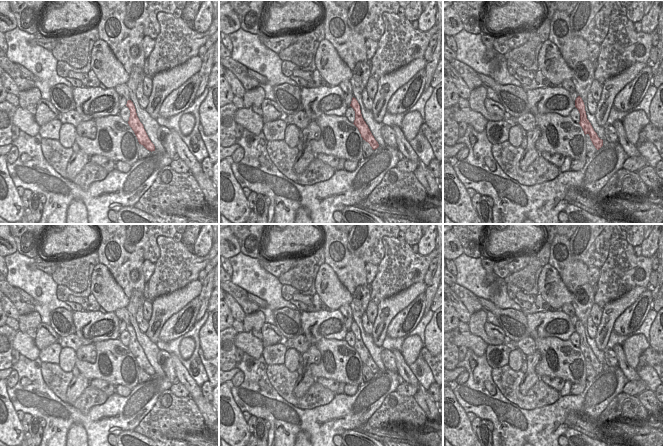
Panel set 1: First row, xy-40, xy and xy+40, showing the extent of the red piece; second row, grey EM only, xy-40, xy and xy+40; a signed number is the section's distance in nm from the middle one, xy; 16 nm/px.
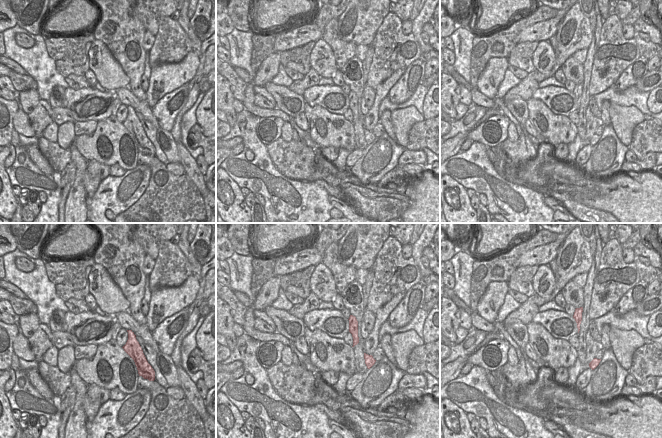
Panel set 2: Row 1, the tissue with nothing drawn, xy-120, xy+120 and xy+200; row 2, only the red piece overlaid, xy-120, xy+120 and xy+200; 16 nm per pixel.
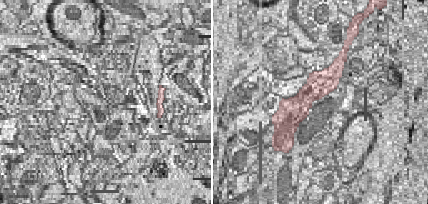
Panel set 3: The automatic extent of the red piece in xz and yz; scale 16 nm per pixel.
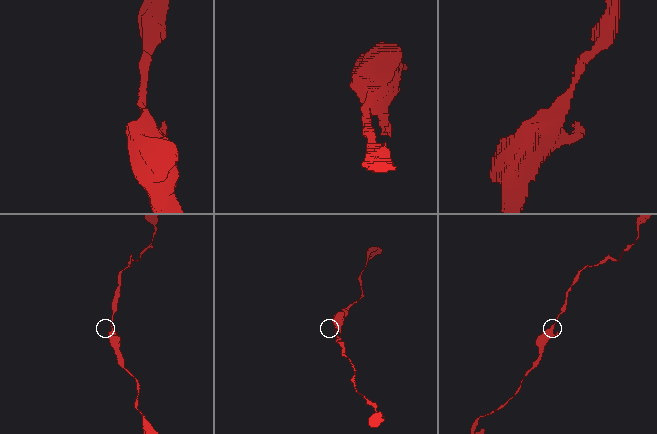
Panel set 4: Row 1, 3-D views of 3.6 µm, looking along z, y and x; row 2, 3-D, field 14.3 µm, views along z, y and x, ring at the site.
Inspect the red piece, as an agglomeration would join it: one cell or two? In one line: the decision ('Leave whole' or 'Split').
Leave whole

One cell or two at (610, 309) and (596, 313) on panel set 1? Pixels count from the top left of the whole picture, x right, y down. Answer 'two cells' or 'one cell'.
two cells

